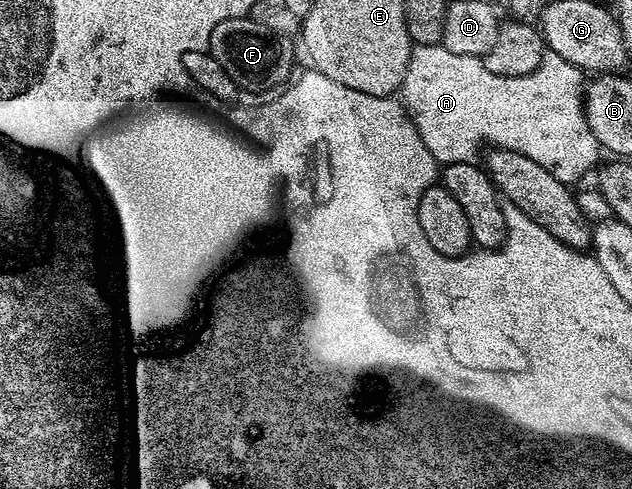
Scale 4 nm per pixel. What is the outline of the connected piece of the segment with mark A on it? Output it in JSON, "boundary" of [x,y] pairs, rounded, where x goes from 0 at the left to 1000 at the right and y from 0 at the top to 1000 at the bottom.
{"boundary":[[[698,88],[663,90],[647,112],[644,151],[631,182],[631,204],[653,243],[657,266],[663,266],[669,299],[682,307],[693,337],[750,331],[763,317],[761,301],[774,294],[780,303],[801,303],[828,315],[840,323],[840,331],[853,331],[859,348],[903,380],[943,342],[949,329],[948,315],[951,317],[946,284],[929,258],[924,174],[926,155],[919,141],[872,104],[862,106],[853,135],[837,151],[828,151],[826,157],[796,157],[791,151],[777,151],[763,117],[714,110],[714,102],[703,98]]]}

